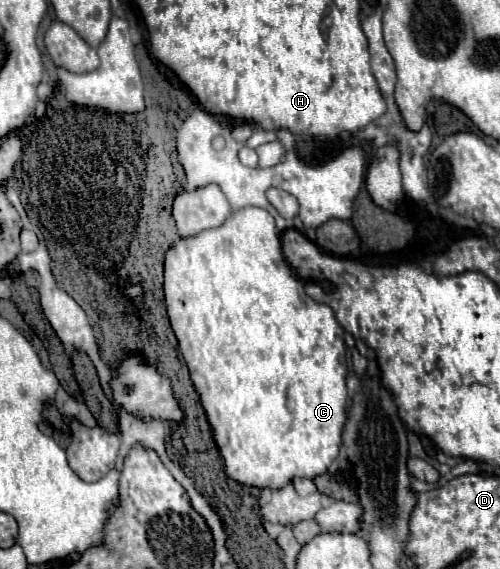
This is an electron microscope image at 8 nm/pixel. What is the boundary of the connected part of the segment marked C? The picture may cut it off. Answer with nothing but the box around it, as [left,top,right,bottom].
[163,207,350,489]

